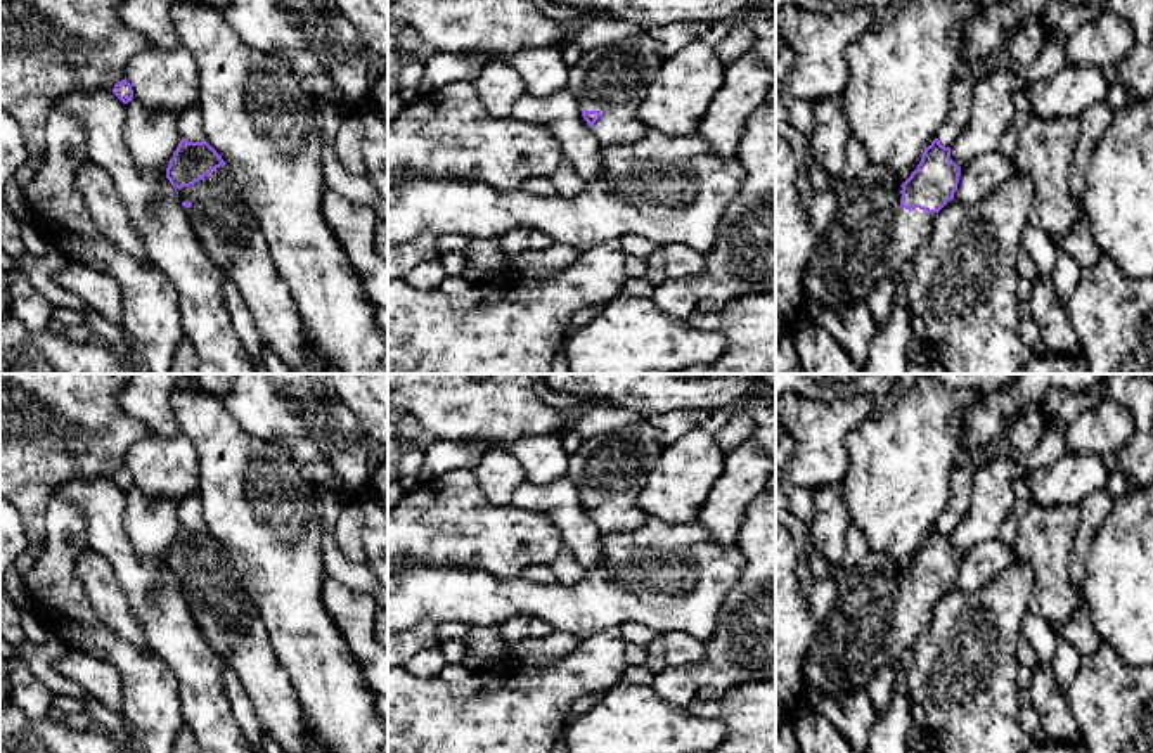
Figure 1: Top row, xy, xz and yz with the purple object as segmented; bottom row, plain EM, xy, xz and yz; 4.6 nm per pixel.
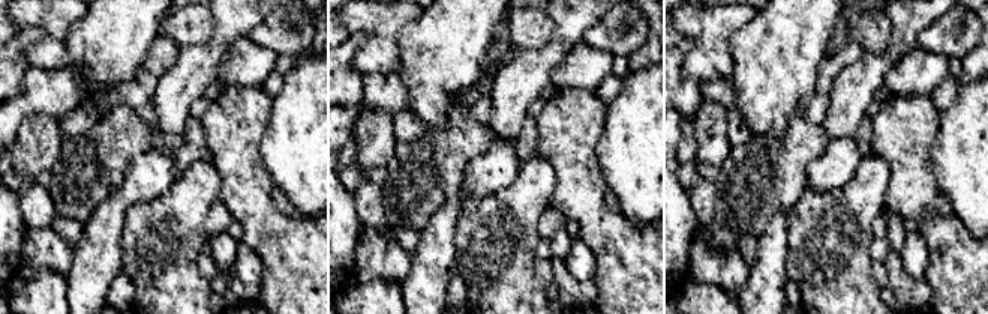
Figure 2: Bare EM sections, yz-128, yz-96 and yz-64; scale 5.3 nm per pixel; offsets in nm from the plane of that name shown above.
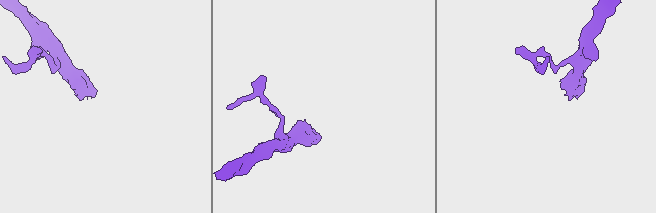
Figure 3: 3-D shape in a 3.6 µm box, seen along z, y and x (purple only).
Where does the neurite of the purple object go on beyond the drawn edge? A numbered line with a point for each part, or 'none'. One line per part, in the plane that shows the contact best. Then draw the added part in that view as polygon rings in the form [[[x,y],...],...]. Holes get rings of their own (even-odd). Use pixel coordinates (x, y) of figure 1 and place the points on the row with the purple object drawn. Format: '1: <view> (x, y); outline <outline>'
1: yz (871, 236); outline [[[867,163],[852,182],[838,183],[838,206],[824,237],[817,237],[802,275],[800,325],[815,325],[812,305],[843,310],[867,301],[869,291],[881,279],[893,279],[914,260],[930,237],[937,213],[900,206],[902,187],[890,170]]]

